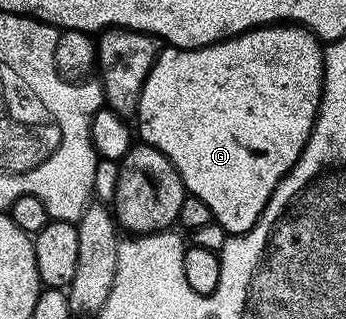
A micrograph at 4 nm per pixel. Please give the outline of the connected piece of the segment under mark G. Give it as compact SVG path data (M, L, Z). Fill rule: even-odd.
M300 25L255 27L251 31L244 31L242 35L232 35L229 39L222 39L221 42L212 43L206 47L182 49L165 45L157 55L155 65L143 85L143 93L139 97L135 116L135 122L137 122L135 131L142 144L159 149L159 153L163 153L169 158L171 165L175 165L186 192L199 197L199 201L207 204L207 209L211 209L213 214L213 222L218 223L225 230L226 236L246 235L261 219L263 209L275 193L279 181L292 169L295 161L299 161L299 157L311 137L311 129L317 120L317 110L321 104L321 86L324 84L325 52L322 40Z

